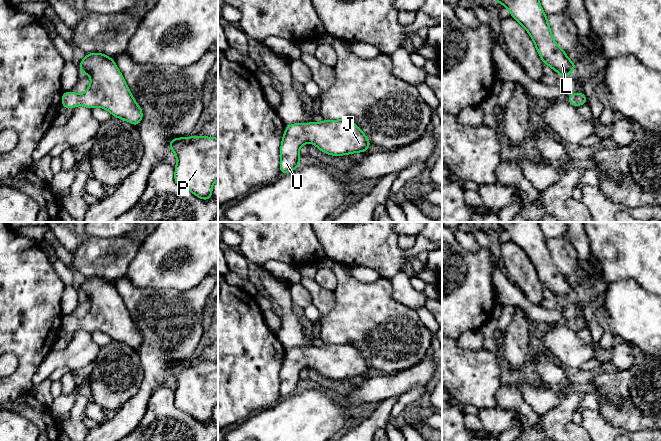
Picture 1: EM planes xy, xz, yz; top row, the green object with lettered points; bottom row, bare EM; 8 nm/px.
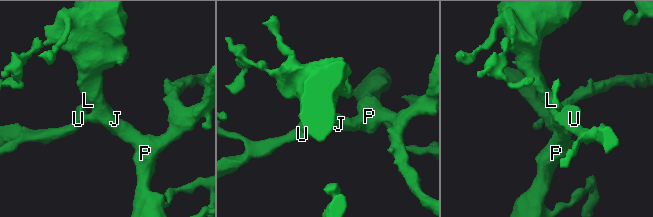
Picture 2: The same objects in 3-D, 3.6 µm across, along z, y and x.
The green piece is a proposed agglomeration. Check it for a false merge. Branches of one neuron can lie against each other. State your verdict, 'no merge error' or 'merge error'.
no merge error

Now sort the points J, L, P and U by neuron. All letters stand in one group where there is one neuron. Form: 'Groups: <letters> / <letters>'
Groups: J L P U

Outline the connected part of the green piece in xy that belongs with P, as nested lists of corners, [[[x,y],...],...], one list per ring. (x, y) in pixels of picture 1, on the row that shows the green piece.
[[[191,136],[169,141],[177,157],[174,181],[202,200],[212,197],[212,186],[218,180],[218,138]]]

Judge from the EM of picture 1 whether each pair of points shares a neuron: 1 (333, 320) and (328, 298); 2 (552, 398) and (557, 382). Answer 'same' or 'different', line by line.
1: different
2: different

